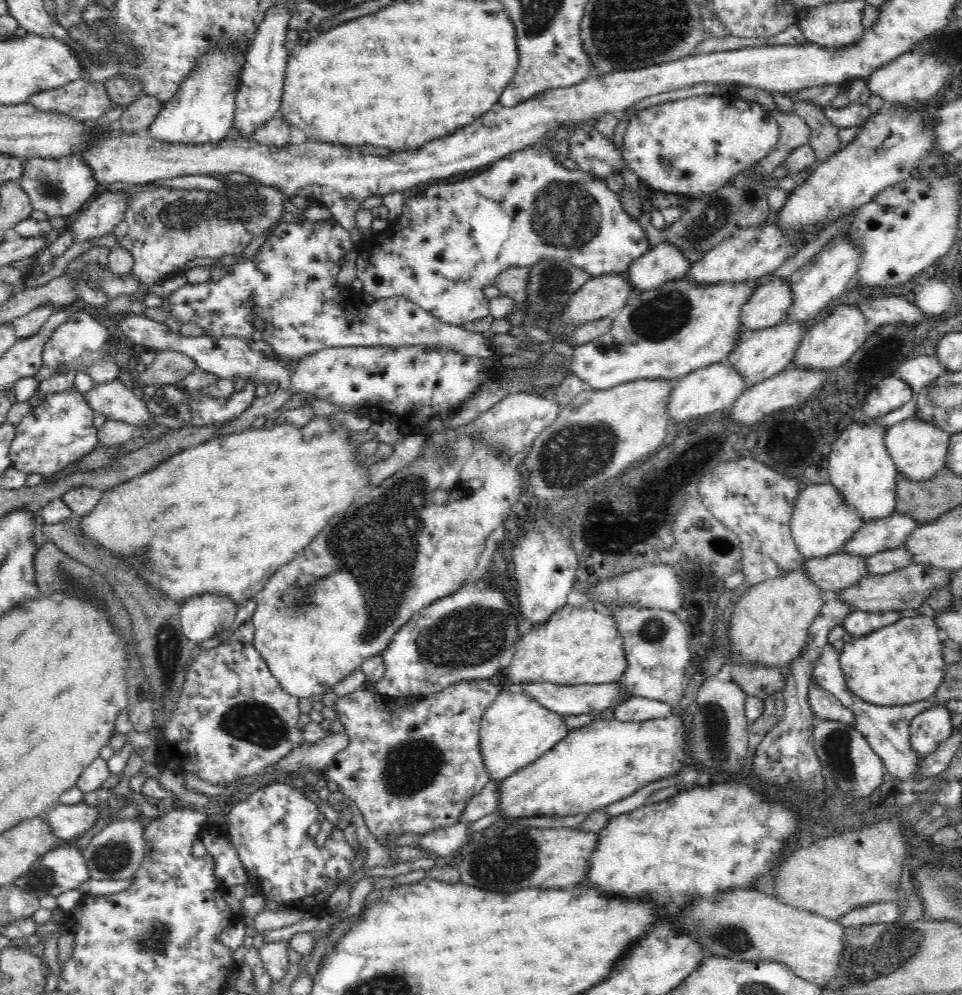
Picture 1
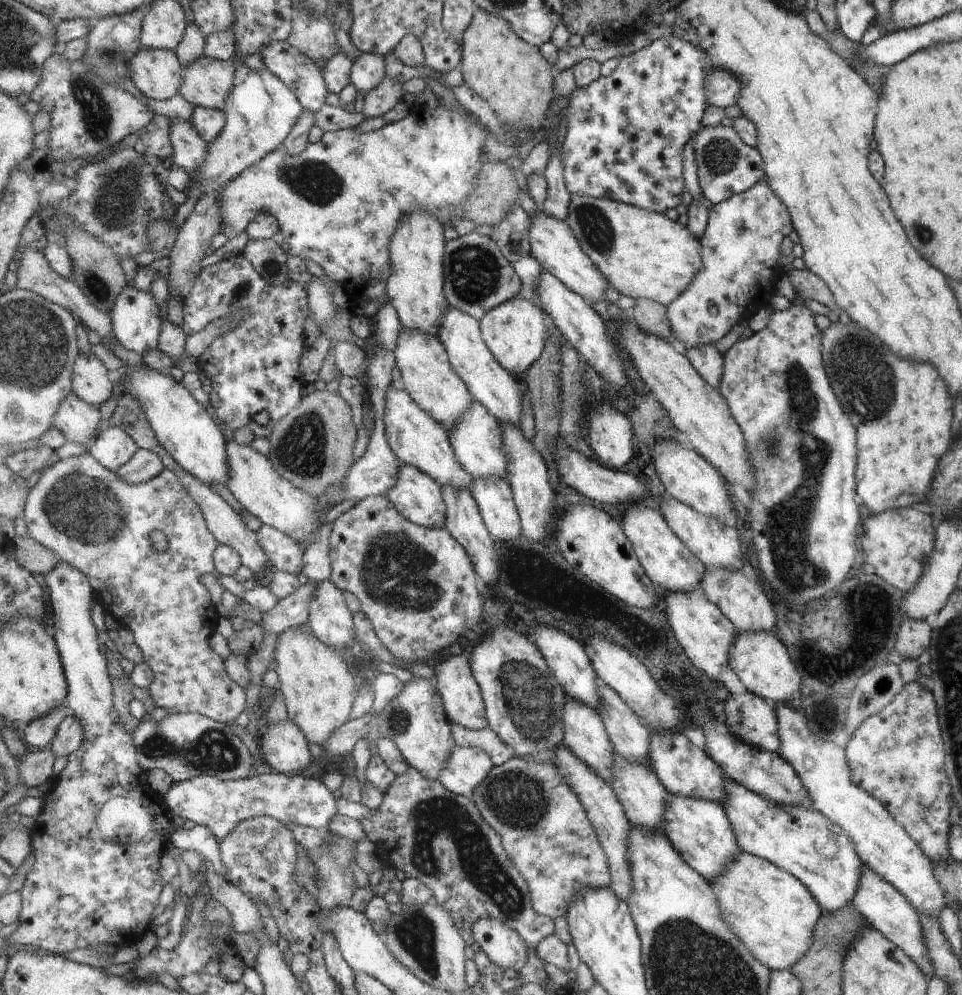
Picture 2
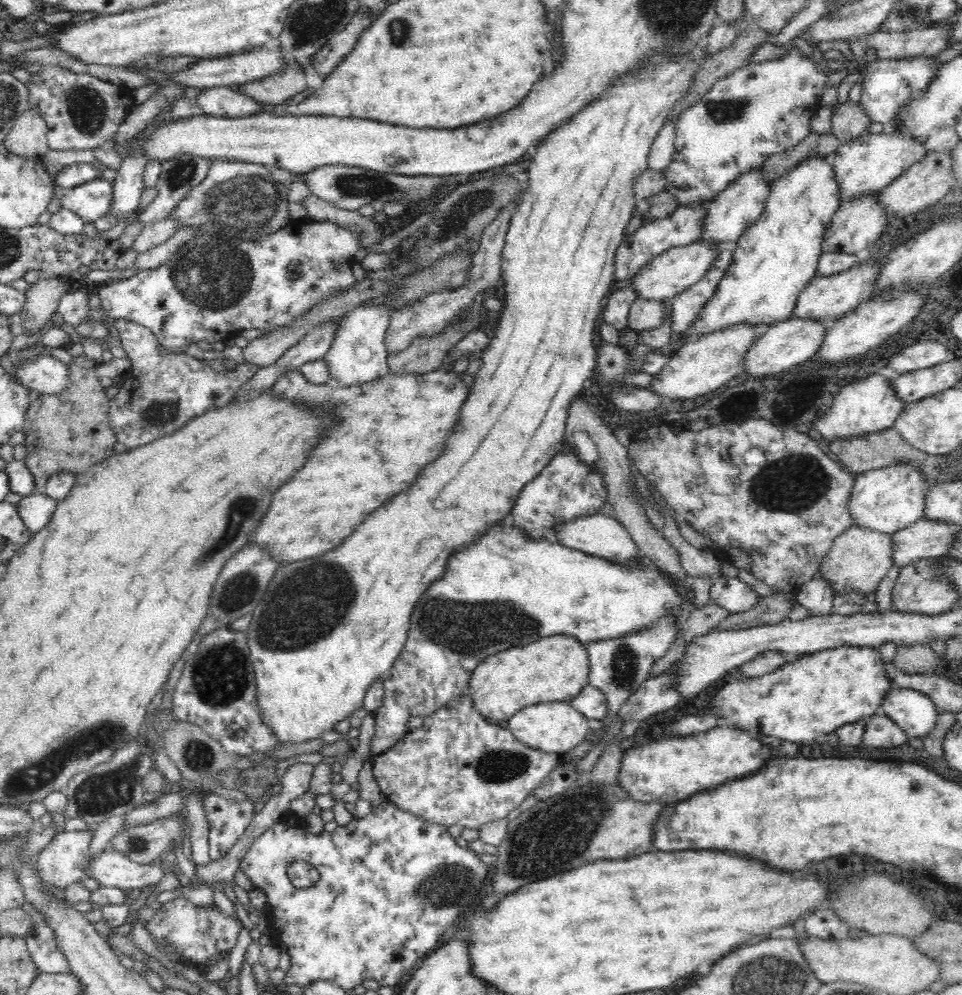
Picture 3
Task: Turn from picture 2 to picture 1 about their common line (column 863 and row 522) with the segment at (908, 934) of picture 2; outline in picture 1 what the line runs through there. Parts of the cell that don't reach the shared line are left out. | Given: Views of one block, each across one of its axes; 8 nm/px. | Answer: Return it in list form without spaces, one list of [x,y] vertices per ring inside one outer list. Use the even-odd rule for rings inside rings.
[[[898,508],[881,519],[866,521],[856,536],[842,550],[849,554],[874,556],[874,554],[906,545],[910,534],[920,525],[912,516],[905,515]]]

